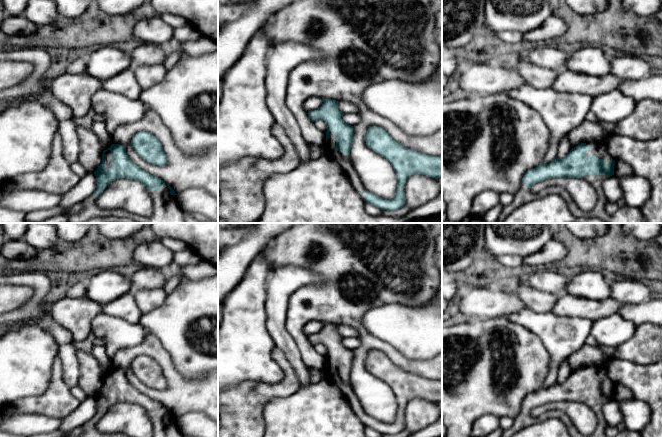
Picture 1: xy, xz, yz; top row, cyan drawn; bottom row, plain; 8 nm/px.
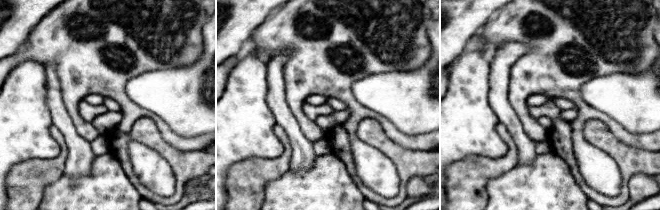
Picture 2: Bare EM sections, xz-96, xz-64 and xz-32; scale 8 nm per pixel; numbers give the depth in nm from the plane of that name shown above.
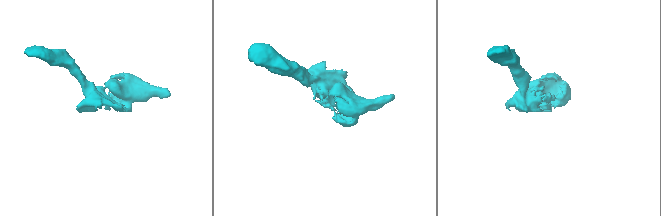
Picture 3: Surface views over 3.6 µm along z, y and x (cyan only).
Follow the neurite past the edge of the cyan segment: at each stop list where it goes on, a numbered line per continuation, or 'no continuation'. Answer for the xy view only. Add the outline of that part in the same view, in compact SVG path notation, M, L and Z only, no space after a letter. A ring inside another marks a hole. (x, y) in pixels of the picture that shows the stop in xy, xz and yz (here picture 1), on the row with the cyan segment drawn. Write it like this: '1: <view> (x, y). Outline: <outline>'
1: xy (108, 153). Outline: M107 150L105 152L106 155L106 168L111 169L112 168L112 152L110 150Z

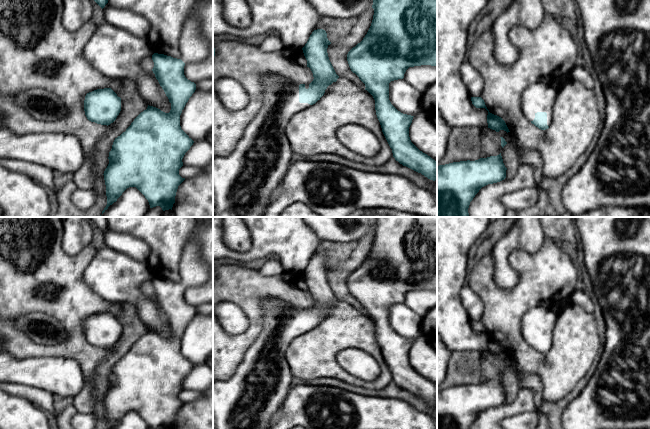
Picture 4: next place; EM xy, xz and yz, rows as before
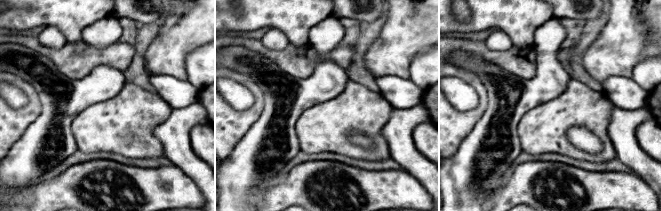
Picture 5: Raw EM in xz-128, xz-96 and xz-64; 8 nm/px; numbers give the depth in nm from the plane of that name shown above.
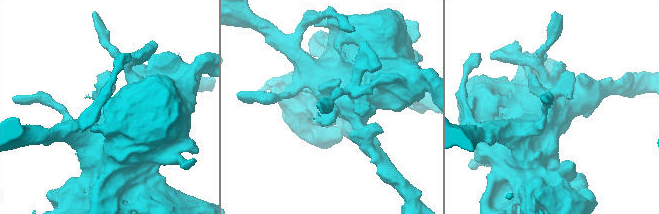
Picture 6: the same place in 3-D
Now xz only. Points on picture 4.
1: xz (244, 181). Outline: M265 76L264 85L263 106L248 124L234 150L225 157L213 157L213 217L262 217L292 162L294 153L286 135L286 126L294 114L310 104L299 102L299 86L280 82L275 76Z

